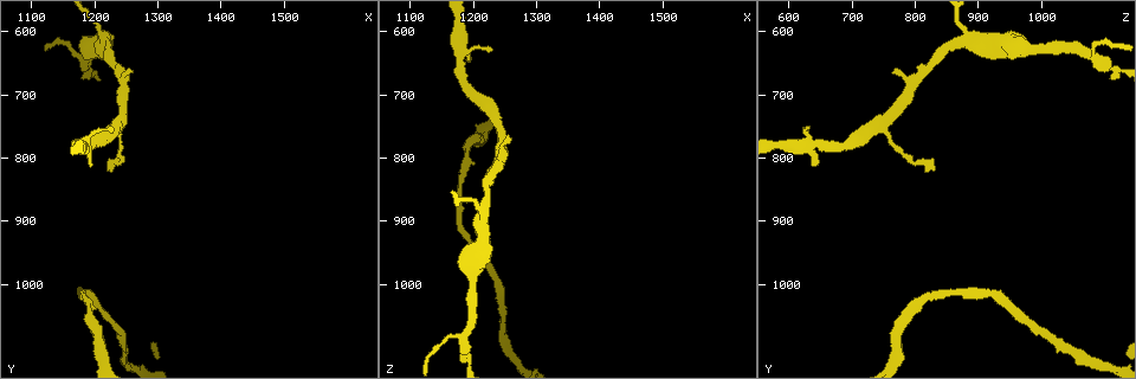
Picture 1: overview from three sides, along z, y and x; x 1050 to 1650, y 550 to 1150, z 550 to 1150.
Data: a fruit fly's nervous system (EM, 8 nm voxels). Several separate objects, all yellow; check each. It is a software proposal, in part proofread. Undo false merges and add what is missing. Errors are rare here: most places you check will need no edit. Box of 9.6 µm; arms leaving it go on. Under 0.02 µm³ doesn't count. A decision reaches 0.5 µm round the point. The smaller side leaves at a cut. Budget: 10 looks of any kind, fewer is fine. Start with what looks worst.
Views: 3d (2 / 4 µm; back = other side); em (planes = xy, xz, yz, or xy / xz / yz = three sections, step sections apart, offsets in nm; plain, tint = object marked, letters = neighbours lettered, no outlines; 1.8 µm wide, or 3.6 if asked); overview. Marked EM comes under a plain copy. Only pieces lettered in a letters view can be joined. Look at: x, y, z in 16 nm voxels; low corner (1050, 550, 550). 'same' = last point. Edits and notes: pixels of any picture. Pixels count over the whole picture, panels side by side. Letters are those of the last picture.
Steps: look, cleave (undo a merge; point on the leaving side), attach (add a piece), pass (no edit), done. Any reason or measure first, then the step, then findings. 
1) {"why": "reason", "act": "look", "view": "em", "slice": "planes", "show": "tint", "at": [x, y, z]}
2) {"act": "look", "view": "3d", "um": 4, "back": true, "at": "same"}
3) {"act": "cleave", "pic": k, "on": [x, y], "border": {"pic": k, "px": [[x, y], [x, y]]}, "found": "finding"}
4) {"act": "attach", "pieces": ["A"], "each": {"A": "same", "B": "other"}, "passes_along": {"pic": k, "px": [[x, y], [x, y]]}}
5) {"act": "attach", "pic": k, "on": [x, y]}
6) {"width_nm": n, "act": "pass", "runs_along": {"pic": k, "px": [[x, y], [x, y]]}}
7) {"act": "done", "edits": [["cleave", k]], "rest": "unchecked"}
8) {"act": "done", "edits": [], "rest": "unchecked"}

{"why": "small branch off a trunk", "act": "look", "view": "3d", "um": 2, "at": [1220, 620, 885]}

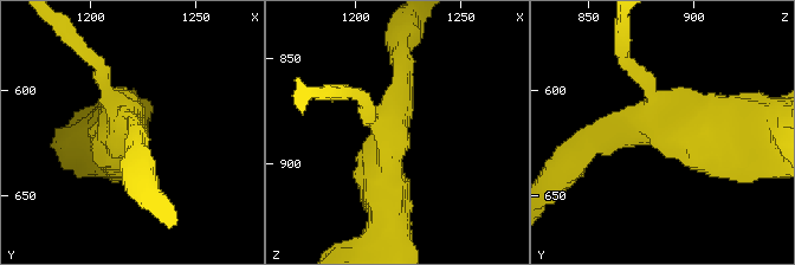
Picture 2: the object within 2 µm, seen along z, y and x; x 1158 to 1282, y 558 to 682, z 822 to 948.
{"arms": 3, "act": "look", "view": "em", "slice": "xy", "step": 4, "show": "tint", "at": [1216, 618, 887]}

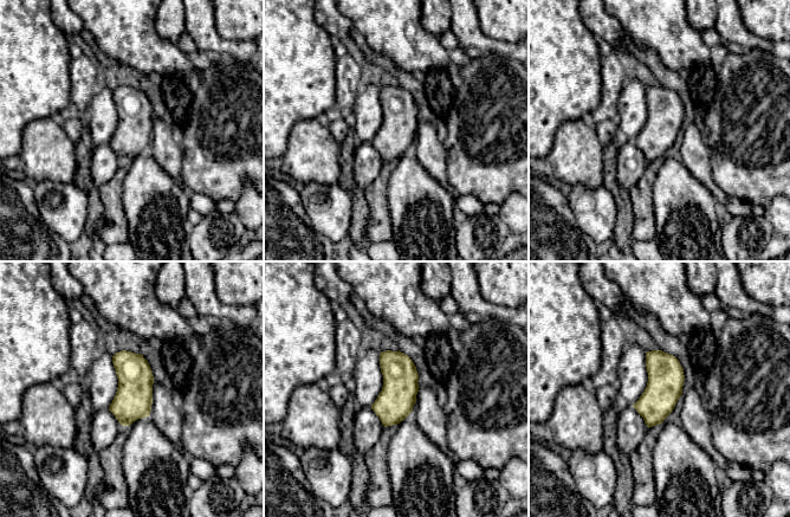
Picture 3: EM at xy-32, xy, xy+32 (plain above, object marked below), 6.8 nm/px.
{"act": "look", "view": "em", "slice": "xy", "step": 4, "show": "letters", "at": "same"}

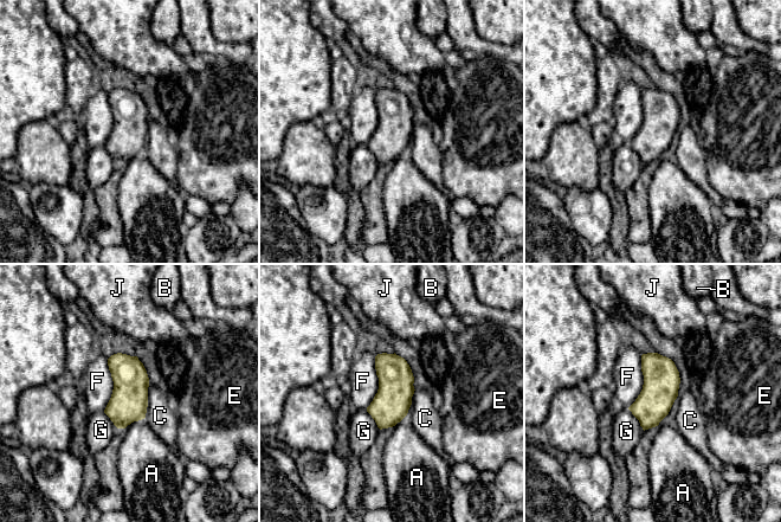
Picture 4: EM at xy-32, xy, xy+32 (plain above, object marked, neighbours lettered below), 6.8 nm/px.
{"width_nm": 240, "act": "pass", "each": {"A": "other", "B": "other", "C": "other", "E": "other", "F": "other", "G": "other", "J": "other"}, "border": {"pic": 4, "px": [[375, 356], [378, 392], [366, 408]]}, "found": "continuous, no second cell"}

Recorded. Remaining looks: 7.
{"why": "thin end", "act": "look", "view": "3d", "um": 4, "at": [1220, 815, 825]}

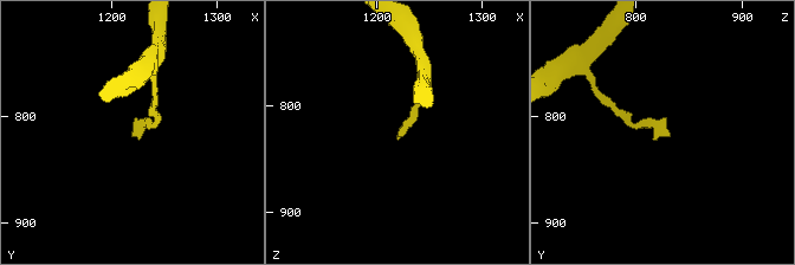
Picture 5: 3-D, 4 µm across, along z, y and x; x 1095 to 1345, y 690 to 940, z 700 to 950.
{"why": "now the EM", "act": "look", "view": "em", "um": 3.6, "slice": "yz", "step": 4, "show": "letters", "at": [1220, 816, 832]}

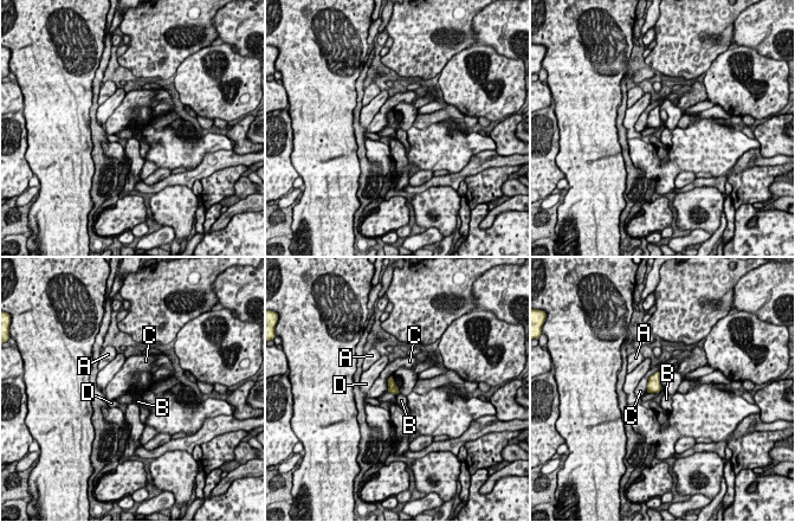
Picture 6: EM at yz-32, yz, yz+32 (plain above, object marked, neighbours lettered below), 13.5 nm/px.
{"why": "cut it another way", "act": "look", "view": "em", "um": 3.6, "slice": "planes", "show": "letters", "at": "same"}

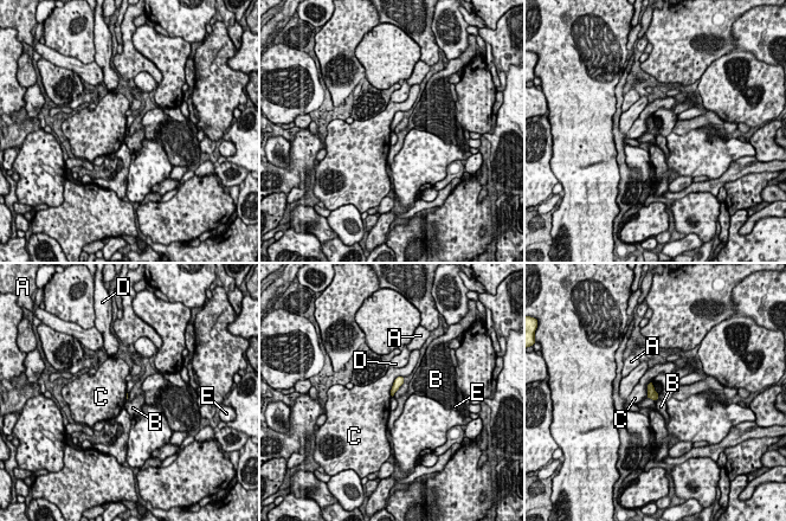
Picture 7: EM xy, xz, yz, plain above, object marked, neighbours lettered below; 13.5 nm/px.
{"longest_contact_nm": ["C", 320], "act": "pass", "each": {"A": "other", "B": "other", "C": "other", "D": "other", "E": "other"}, "found": "none of them fits"}

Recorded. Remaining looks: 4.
{"why": "free end", "act": "look", "view": "3d", "um": 4, "at": [1195, 815, 640]}

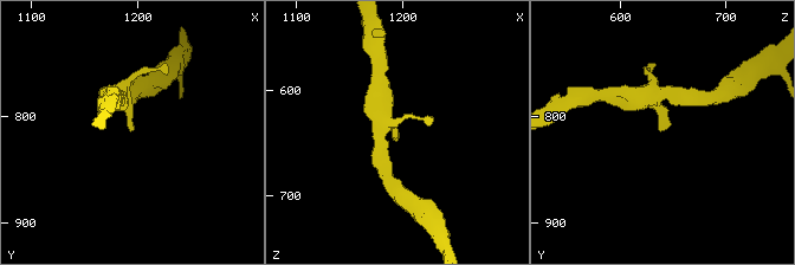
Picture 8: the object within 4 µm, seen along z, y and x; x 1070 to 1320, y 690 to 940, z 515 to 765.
{"act": "look", "view": "em", "slice": "xy", "step": 16, "show": "tint", "at": [1196, 812, 638]}

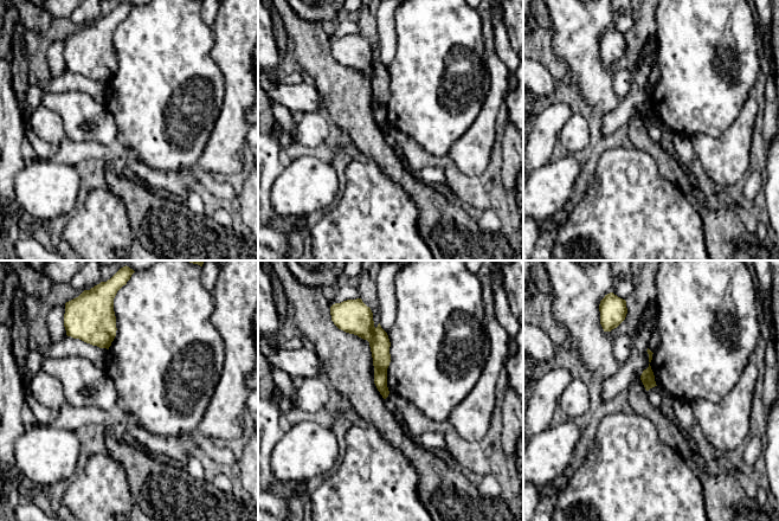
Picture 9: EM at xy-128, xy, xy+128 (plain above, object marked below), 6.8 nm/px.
{"act": "look", "view": "em", "slice": "planes", "show": "letters", "at": "same"}

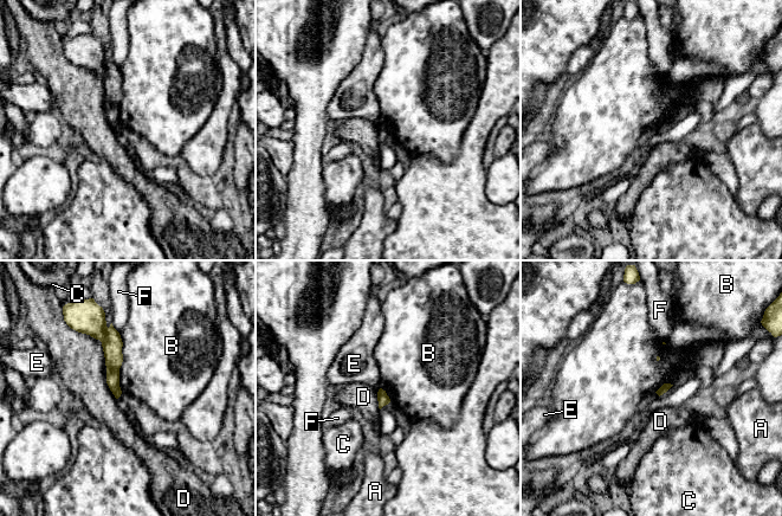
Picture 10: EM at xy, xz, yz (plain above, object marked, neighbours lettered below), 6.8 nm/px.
{"act": "pass", "each": {"A": "other", "B": "other", "C": "other", "D": "other", "E": "other", "F": "other"}, "found": "no lettered piece goes on from it"}

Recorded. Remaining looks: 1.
{"act": "done", "edits": [], "rest": "unchecked"}

